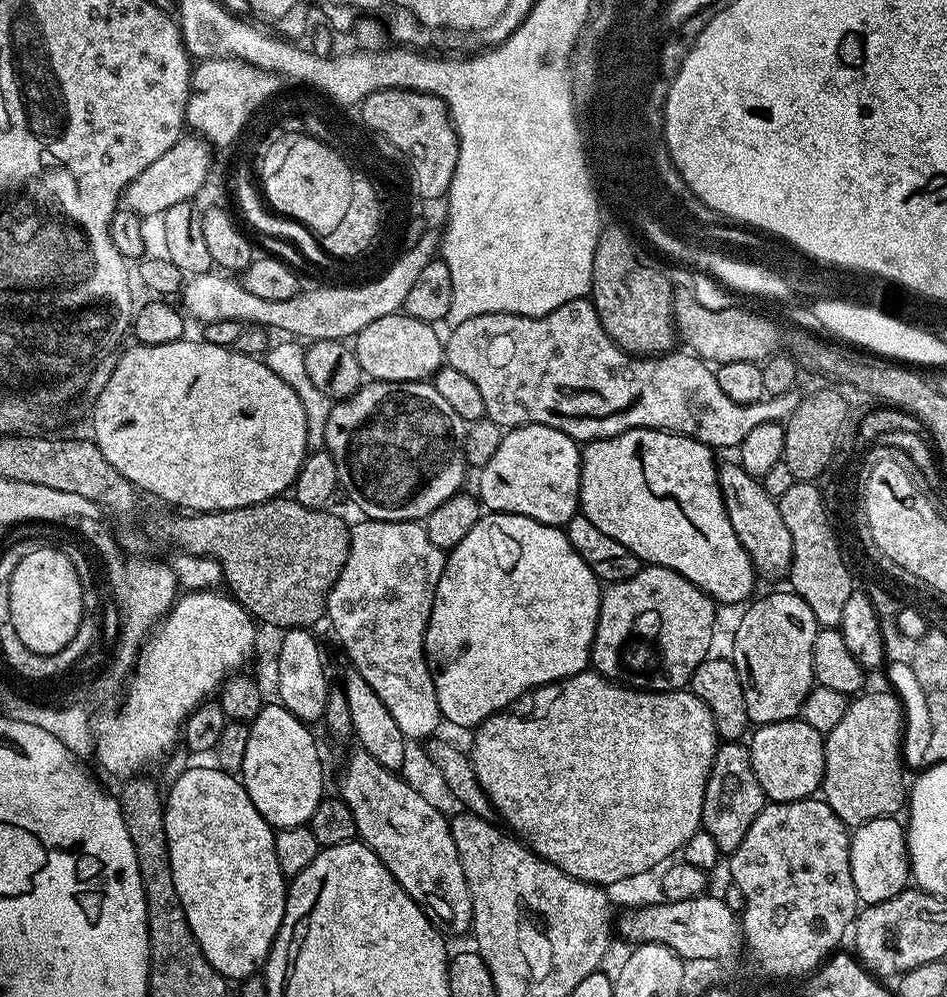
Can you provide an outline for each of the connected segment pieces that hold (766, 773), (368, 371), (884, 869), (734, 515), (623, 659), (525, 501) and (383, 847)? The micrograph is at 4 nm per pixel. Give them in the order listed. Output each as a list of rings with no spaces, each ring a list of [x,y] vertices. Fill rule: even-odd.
[[[802,719],[759,725],[746,747],[754,774],[769,801],[781,804],[815,797],[824,783],[824,736]]]
[[[397,314],[370,322],[354,337],[354,351],[365,377],[386,382],[427,381],[435,376],[446,360],[442,336],[431,324],[413,316]]]
[[[896,816],[874,818],[859,825],[851,833],[848,849],[850,850],[850,874],[854,878],[856,899],[867,906],[886,902],[909,887],[910,857],[908,855],[908,837],[903,823],[899,824]]]
[[[738,462],[721,463],[716,481],[724,499],[726,514],[730,518],[730,526],[734,526],[738,542],[742,542],[750,554],[750,562],[756,568],[757,577],[783,581],[792,565],[792,543],[790,530],[786,530],[786,522],[782,522],[777,497],[766,494],[763,483],[757,477],[746,474]]]
[[[644,566],[634,578],[609,584],[600,594],[600,613],[592,643],[590,664],[601,676],[645,692],[678,692],[689,687],[694,670],[709,659],[716,608],[703,588],[694,586],[682,574],[669,568]]]
[[[524,424],[521,428],[505,431],[494,458],[479,469],[480,492],[478,499],[489,513],[509,512],[526,518],[534,518],[543,524],[567,525],[569,518],[577,515],[580,506],[580,453],[581,445],[571,440],[562,430],[554,430],[541,424]]]
[[[363,750],[355,751],[356,752],[349,754],[348,761],[344,764],[344,773],[340,776],[338,795],[341,800],[346,802],[346,806],[350,806],[350,814],[354,814],[354,826],[356,827],[357,837],[383,862],[386,866],[386,870],[390,870],[392,877],[402,886],[402,890],[406,890],[408,897],[426,913],[428,919],[431,920],[437,928],[443,930],[445,933],[467,933],[472,927],[472,899],[470,898],[470,890],[466,886],[466,874],[462,874],[462,862],[458,862],[458,846],[454,846],[450,820],[443,816],[442,813],[439,813],[438,810],[434,810],[433,806],[430,806],[420,794],[416,794],[400,774],[397,774],[393,769],[382,766],[382,762],[374,762],[374,758],[370,758],[370,754],[366,754]]]

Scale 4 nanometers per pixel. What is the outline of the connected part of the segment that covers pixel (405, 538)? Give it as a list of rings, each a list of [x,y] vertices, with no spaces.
[[[364,518],[361,521],[357,528],[353,527],[351,529],[352,537],[350,538],[350,550],[346,558],[346,566],[342,566],[342,574],[338,574],[338,582],[334,582],[334,586],[328,595],[326,620],[327,623],[332,623],[332,628],[336,631],[336,636],[340,639],[340,644],[344,647],[349,662],[352,663],[349,665],[358,674],[362,674],[362,678],[366,678],[366,682],[370,682],[370,686],[374,686],[374,694],[378,694],[378,698],[382,698],[382,702],[386,702],[386,710],[390,710],[394,722],[398,722],[398,730],[402,730],[402,734],[409,741],[424,742],[435,737],[437,735],[436,727],[442,724],[440,707],[438,706],[438,694],[434,690],[434,682],[428,672],[428,659],[424,656],[424,639],[426,638],[426,630],[434,606],[436,587],[442,578],[446,552],[445,549],[434,546],[434,542],[430,542],[427,527],[415,520],[370,520]]]

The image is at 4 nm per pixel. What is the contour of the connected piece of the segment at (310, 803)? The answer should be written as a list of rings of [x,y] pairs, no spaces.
[[[268,702],[263,705],[252,723],[247,725],[250,739],[246,741],[246,758],[242,762],[242,783],[250,802],[262,814],[262,818],[273,829],[299,828],[307,825],[312,819],[318,802],[324,799],[324,764],[320,761],[320,748],[312,737],[313,729],[303,720],[294,718],[279,702]]]

